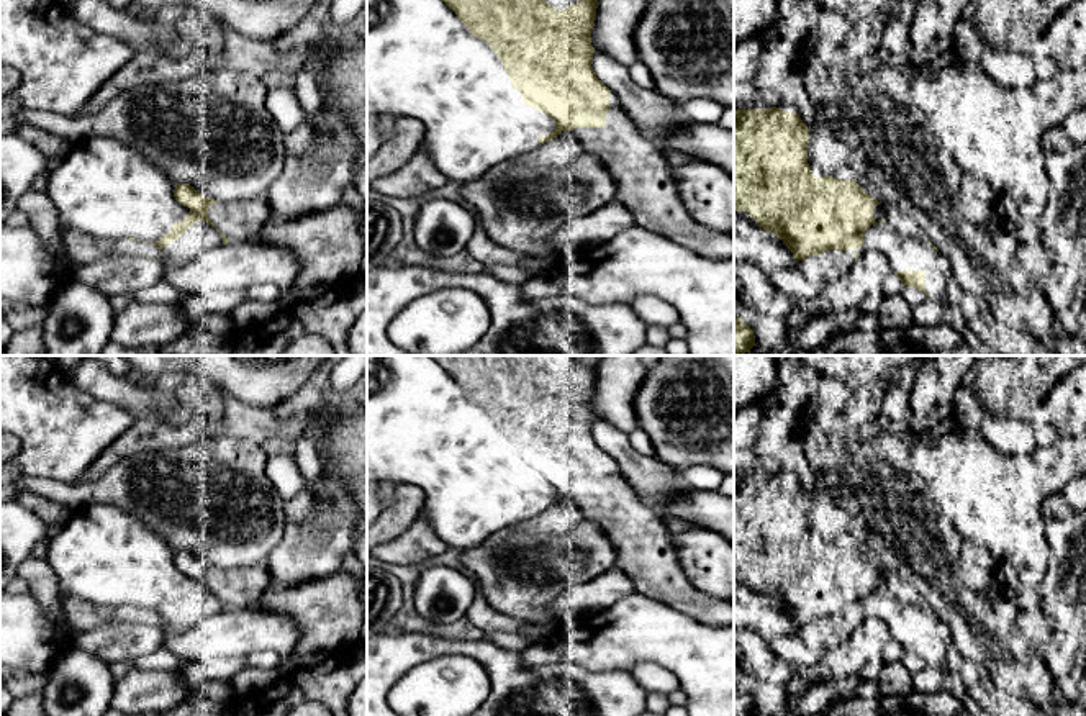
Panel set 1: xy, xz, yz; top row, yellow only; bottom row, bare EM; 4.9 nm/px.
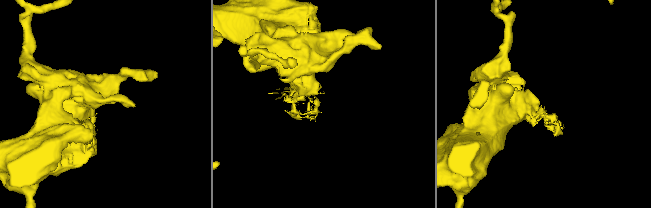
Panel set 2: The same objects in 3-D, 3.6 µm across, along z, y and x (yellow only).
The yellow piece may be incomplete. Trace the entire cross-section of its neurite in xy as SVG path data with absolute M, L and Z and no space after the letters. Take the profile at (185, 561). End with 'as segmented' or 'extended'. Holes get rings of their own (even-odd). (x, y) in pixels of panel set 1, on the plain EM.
M190 551L175 552L174 564L190 578L180 590L174 590L169 600L157 610L146 608L159 618L177 608L198 587L211 591L221 601L223 611L228 611L254 606L260 595L274 585L265 564L242 569L218 569L203 564Z | extended

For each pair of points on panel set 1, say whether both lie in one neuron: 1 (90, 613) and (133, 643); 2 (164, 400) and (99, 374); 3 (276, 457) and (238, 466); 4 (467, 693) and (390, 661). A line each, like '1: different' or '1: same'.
1: different
2: same
3: different
4: different

